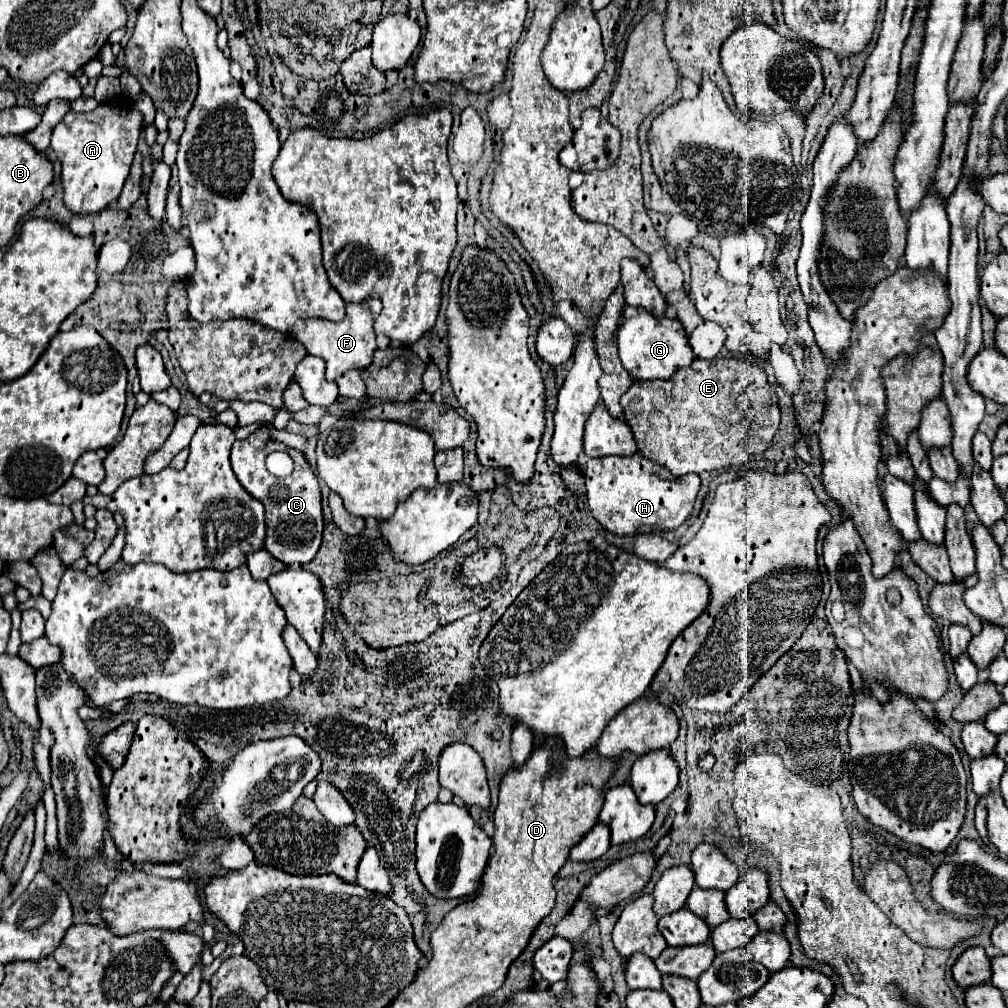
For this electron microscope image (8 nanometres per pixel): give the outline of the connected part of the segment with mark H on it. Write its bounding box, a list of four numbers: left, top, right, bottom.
[585,453,701,535]

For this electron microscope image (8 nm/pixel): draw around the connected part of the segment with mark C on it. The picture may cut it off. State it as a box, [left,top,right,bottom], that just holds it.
[231,427,323,565]

